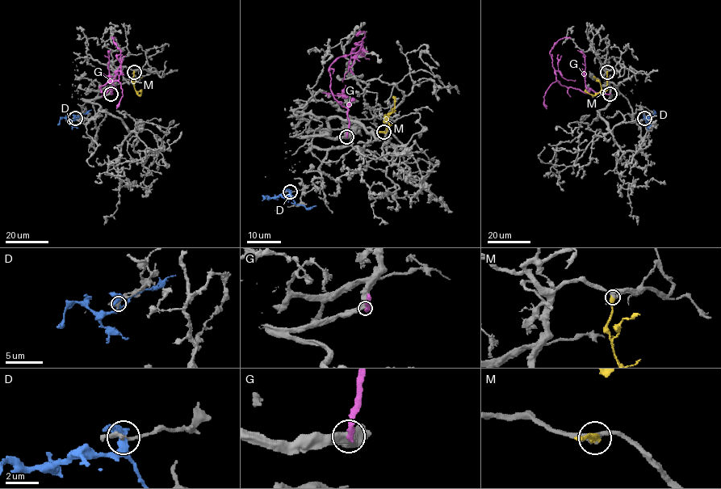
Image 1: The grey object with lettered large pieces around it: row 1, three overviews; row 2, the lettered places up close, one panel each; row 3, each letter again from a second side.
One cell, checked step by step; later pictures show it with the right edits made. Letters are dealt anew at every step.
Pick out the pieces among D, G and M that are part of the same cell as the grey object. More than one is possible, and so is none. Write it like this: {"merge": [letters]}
{"merge": ["M"]}

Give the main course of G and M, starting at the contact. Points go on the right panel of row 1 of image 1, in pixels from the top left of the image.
G: (609, 94), (590, 90), (585, 93), (562, 86), (555, 78), (550, 51), (559, 40), (571, 37)
M: (607, 72), (605, 90), (600, 91), (601, 84), (593, 77)

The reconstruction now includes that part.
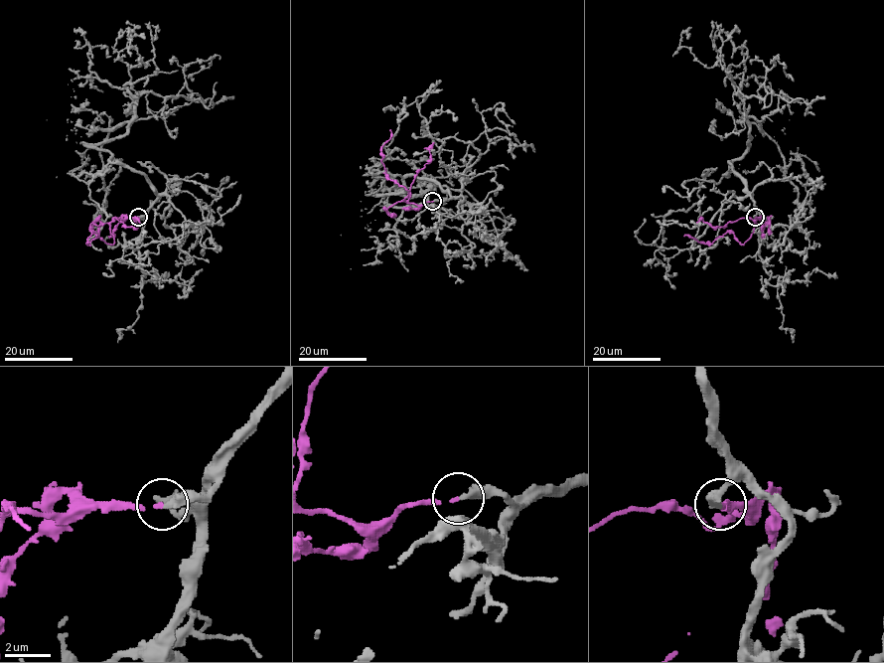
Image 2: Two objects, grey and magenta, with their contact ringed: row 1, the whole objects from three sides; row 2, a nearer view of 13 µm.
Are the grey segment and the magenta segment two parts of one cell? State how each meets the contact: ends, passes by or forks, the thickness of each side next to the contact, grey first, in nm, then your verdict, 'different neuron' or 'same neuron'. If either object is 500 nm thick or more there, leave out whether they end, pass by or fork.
grey ends; magenta ends; calibres 380 and 150 nm; same neuron

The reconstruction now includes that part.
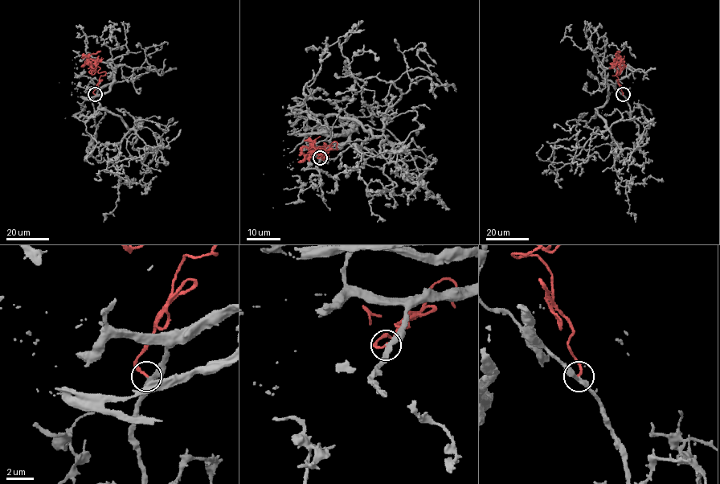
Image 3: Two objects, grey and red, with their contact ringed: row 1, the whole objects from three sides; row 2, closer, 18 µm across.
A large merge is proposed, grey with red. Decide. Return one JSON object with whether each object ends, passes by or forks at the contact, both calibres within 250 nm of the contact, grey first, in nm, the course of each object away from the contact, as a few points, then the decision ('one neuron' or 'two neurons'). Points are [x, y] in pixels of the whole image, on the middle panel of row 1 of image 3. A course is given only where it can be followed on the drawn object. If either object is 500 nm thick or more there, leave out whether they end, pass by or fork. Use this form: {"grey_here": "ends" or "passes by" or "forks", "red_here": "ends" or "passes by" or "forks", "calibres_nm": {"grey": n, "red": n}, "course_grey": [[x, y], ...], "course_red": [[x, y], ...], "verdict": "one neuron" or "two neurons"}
{"grey_here": "passes by", "red_here": "ends", "calibres_nm": {"grey": 320, "red": 190}, "course_grey": [[320, 157], [349, 138], [310, 133], [325, 119], [380, 136], [401, 95], [354, 76], [349, 30]], "course_red": [[320, 157], [336, 141], [337, 149], [326, 151], [328, 156], [323, 159], [320, 148], [311, 149], [328, 148]], "verdict": "two neurons"}

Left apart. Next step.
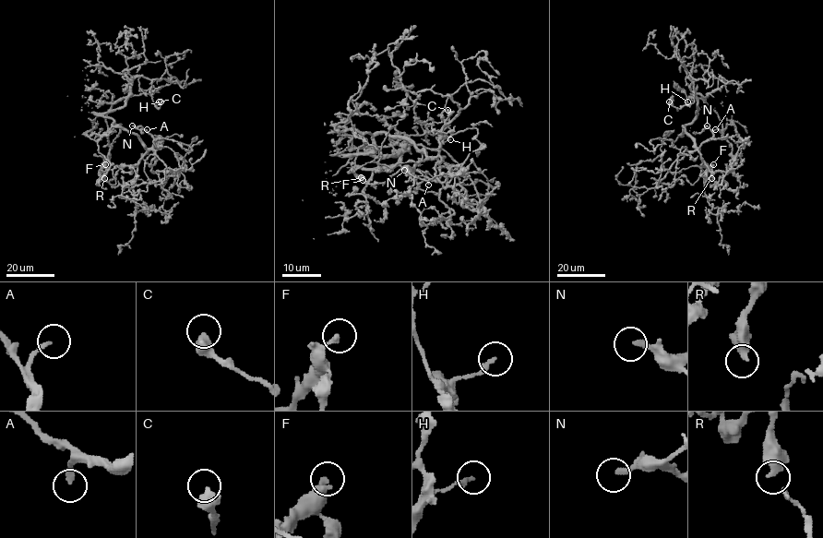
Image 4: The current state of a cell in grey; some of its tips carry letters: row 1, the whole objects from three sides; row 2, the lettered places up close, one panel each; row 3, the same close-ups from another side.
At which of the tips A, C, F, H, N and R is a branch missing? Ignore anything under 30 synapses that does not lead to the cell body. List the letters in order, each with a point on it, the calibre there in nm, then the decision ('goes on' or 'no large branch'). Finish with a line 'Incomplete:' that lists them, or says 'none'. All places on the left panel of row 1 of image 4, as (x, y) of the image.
A: at (147, 129); 180 nm thick; goes on
C: at (159, 101); 500 nm thick; no large branch
F: at (105, 164); 200 nm thick; no large branch
H: at (161, 101); 190 nm thick; no large branch
N: at (132, 125); 240 nm thick; goes on
R: at (104, 178); 440 nm thick; no large branch
Incomplete: A, N

